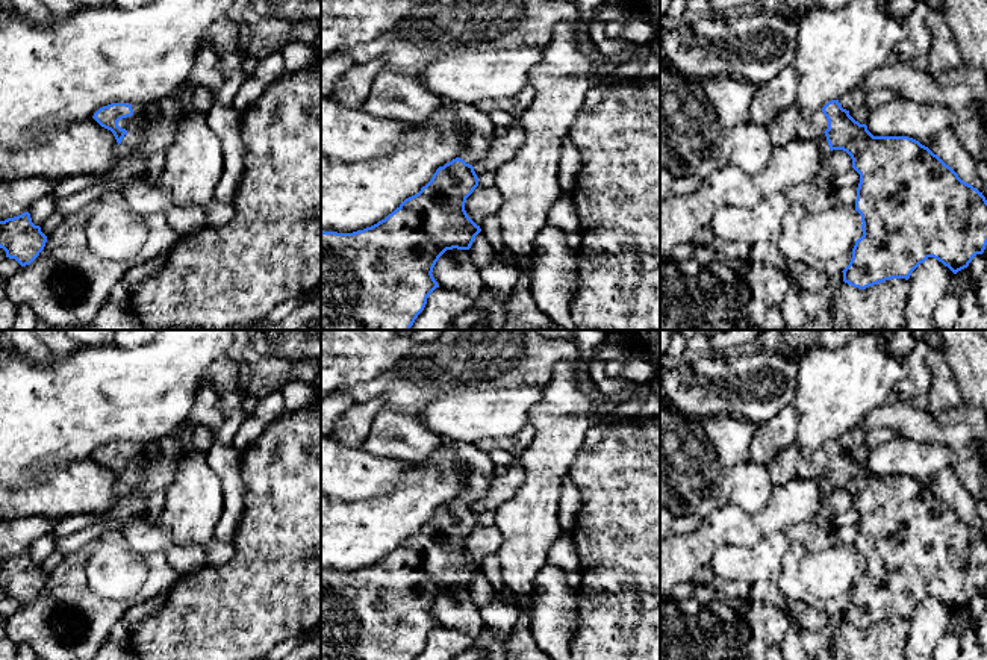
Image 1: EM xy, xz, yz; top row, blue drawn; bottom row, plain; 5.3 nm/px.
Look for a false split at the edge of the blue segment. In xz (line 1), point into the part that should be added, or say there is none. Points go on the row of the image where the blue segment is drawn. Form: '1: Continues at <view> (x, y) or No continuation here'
1: Continues at xz (480, 126)

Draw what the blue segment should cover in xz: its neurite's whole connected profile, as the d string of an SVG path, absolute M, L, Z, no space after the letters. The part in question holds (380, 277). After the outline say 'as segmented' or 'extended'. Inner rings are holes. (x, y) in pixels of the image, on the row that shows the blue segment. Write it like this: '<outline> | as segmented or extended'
M448 103L468 126L462 153L439 167L421 191L377 224L353 233L321 230L321 330L410 330L428 295L439 288L433 268L447 250L469 250L481 232L466 213L466 198L478 186L474 165L490 148L495 124L475 104Z | extended

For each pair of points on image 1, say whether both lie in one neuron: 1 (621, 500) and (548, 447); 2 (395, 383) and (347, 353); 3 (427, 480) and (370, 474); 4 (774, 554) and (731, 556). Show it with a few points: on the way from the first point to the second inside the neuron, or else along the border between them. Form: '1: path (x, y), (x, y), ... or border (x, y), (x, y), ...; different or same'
1: border (588, 432), (566, 476); different
2: border (409, 353), (389, 370), (350, 388); different
3: border (410, 465), (391, 491), (371, 498); different
4: path (763, 556), (742, 556); same

